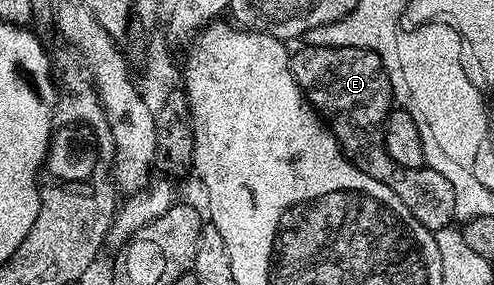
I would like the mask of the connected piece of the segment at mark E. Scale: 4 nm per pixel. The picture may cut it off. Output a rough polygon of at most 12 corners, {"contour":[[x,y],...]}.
{"contour":[[290,56],[306,102],[356,169],[429,231],[456,219],[452,182],[388,157],[395,97],[380,56]]}

